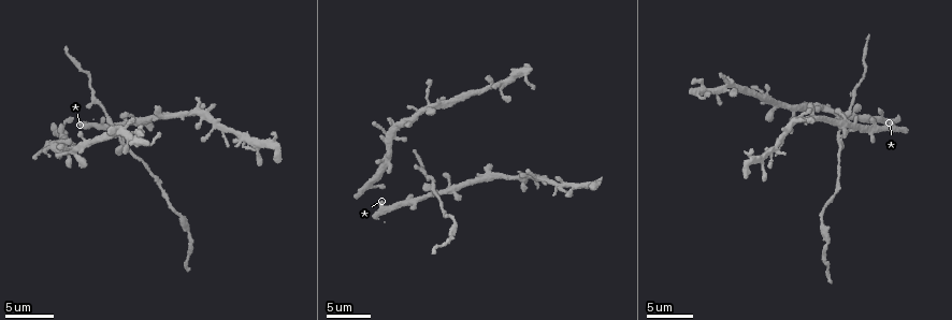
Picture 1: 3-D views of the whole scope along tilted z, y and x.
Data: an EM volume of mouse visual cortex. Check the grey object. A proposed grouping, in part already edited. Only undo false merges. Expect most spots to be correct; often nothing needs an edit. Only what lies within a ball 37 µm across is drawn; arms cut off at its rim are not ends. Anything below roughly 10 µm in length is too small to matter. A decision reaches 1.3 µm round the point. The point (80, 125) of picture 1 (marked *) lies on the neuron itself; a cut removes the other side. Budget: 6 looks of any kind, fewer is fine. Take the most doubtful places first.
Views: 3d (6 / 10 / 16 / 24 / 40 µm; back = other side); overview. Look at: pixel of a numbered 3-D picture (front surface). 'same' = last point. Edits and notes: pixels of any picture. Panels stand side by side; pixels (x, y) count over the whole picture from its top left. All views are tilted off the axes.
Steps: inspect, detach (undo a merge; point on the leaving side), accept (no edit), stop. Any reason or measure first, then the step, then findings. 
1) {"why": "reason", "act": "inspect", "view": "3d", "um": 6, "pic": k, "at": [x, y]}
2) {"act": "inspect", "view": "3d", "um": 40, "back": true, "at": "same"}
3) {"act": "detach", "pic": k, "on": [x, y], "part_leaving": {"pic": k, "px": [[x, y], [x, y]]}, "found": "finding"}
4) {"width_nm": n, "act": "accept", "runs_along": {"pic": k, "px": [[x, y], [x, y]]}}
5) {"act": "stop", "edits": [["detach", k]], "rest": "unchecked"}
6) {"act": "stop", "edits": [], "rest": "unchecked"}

{"why": "four-way junction", "act": "inspect", "view": "3d", "um": 10, "pic": 1, "at": [122, 145]}

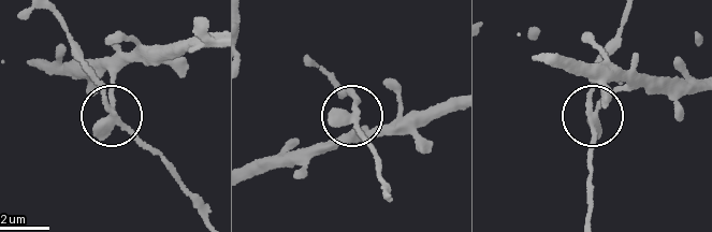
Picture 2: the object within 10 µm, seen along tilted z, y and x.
{"width_nm": 280, "act": "accept", "runs_along": {"pic": 2, "px": [[693, 89], [629, 88], [596, 113], [608, 41]]}, "found": "continuous, no second neuron"}

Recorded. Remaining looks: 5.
{"act": "inspect", "view": "3d", "um": 6, "pic": 1, "at": [727, 84]}

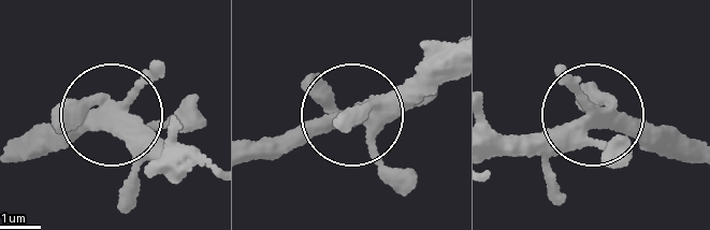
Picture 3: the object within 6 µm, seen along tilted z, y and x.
{"act": "accept", "runs_along": {"pic": 3, "px": [[671, 158], [597, 117], [493, 143]]}, "found": "one neuron here"}

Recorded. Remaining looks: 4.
{"why": "calibre changes", "act": "inspect", "view": "3d", "um": 6, "pic": 1, "at": [823, 223]}

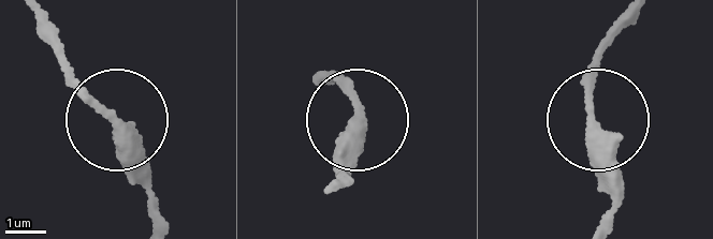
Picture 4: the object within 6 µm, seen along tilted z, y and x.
{"act": "accept", "runs_along": {"pic": 4, "px": [[630, 24], [593, 86], [611, 212]]}, "found": "one neuron here"}

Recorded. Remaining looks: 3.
{"act": "stop", "edits": [], "rest": "unchecked"}

